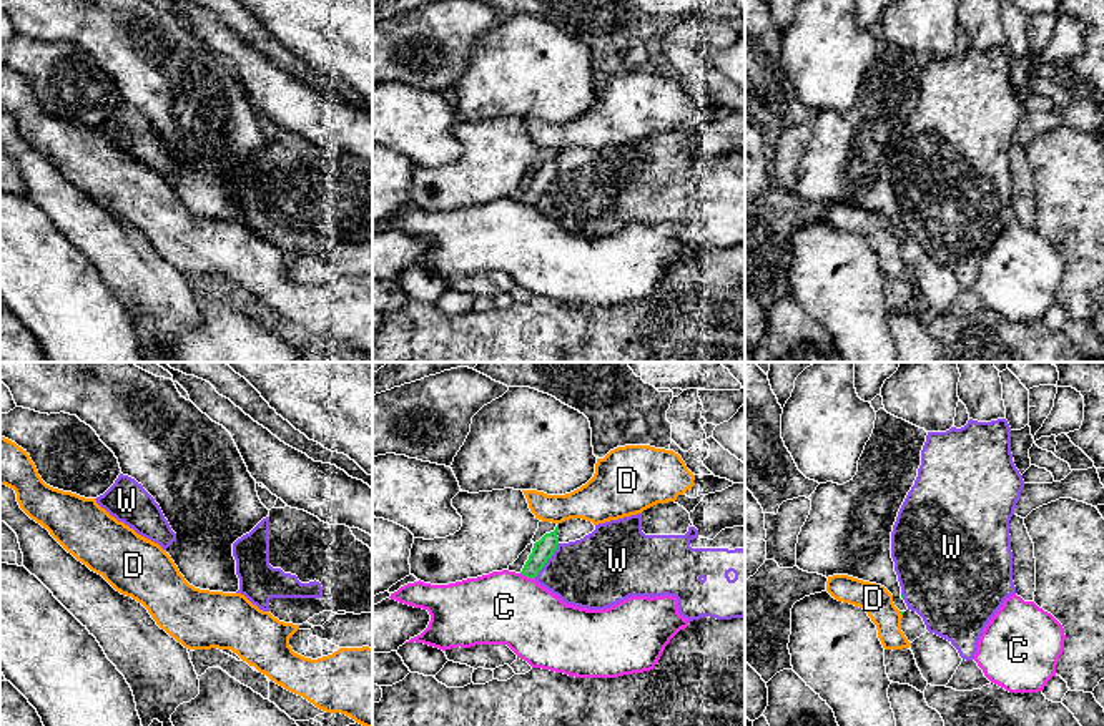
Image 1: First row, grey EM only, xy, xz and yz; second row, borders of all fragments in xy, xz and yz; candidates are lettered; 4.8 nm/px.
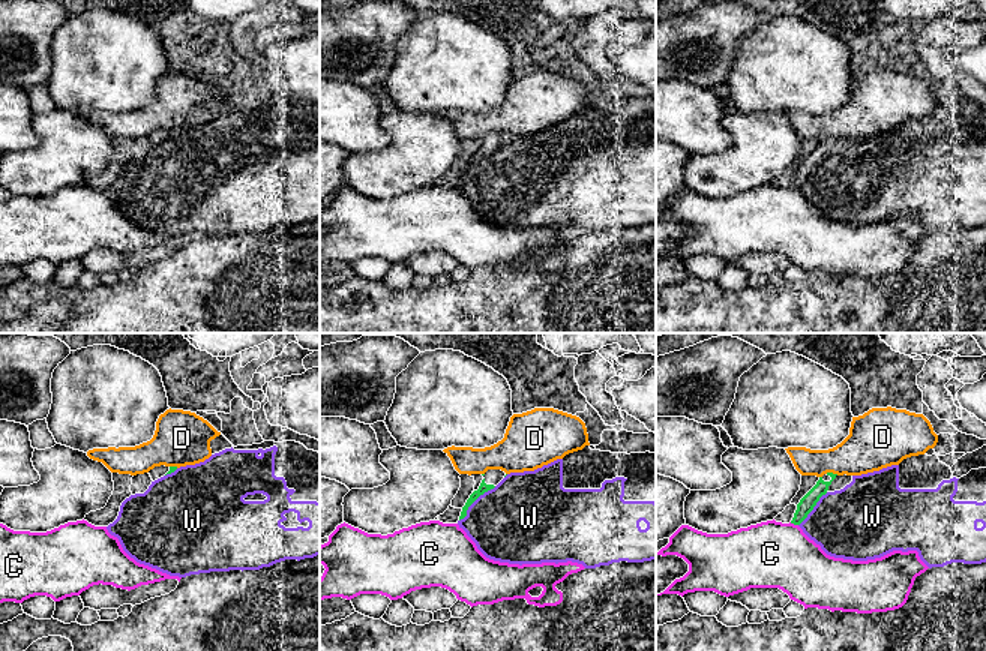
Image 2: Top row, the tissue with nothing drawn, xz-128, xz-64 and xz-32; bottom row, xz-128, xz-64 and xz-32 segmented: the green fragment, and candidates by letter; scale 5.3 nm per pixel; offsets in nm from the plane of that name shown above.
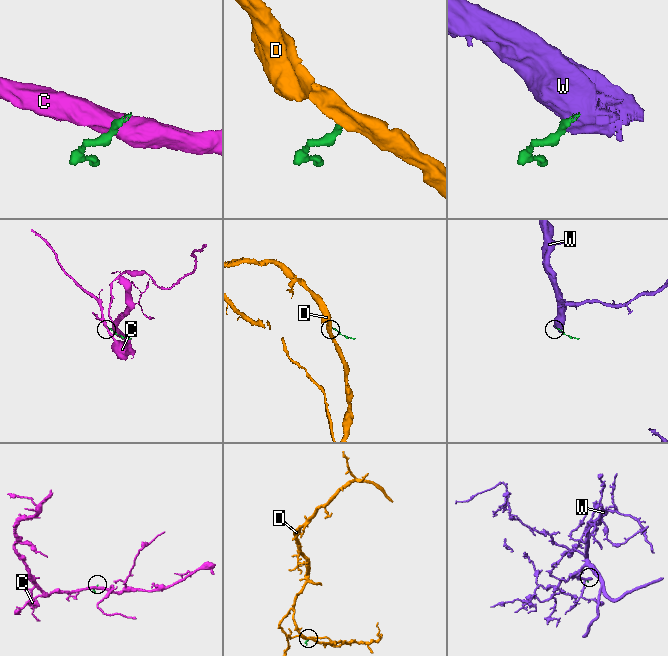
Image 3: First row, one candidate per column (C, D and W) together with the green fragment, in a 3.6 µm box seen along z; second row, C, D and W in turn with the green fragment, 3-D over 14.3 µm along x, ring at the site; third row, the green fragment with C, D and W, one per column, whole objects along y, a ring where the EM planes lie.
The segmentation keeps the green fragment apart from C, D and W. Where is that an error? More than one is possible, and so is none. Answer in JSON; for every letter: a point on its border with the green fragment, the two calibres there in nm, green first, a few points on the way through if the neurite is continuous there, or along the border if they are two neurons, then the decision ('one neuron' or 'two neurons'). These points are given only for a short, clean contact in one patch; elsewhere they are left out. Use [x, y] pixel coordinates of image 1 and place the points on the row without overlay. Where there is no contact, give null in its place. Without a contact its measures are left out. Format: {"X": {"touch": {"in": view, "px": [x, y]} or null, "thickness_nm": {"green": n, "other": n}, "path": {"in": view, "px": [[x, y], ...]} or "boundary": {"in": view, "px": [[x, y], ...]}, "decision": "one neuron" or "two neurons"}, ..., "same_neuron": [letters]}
{"C": {"touch": {"in": "xz", "px": [527, 205]}, "thickness_nm": {"green": 100, "other": 360}, "boundary": {"in": "xz", "px": [[521, 200], [534, 208]]}, "decision": "two neurons"}, "D": {"touch": null, "decision": "two neurons"}, "W": {"touch": {"in": "xz", "px": [546, 190]}, "thickness_nm": {"green": 100, "other": 360}, "decision": "two neurons"}, "same_neuron": []}

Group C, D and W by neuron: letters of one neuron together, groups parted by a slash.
C / D / W

